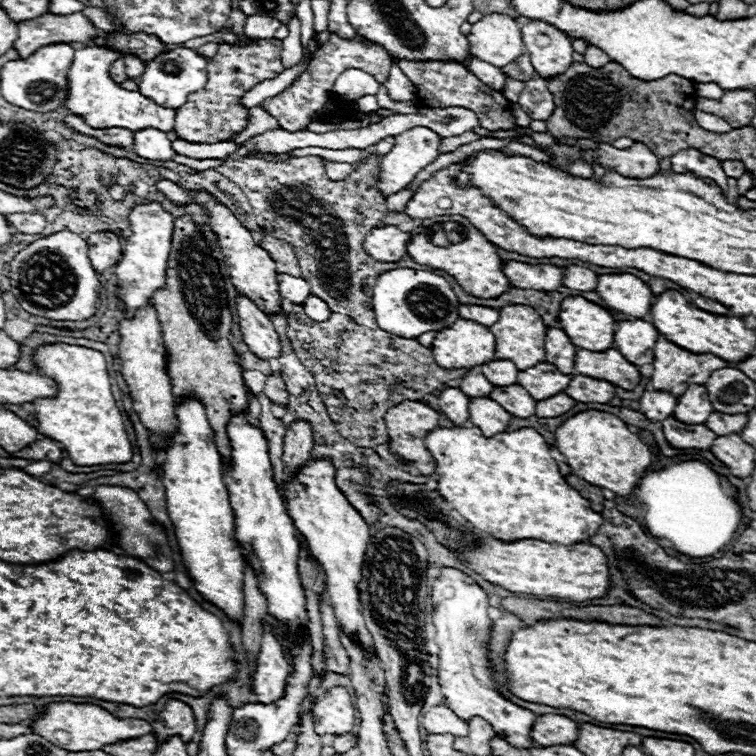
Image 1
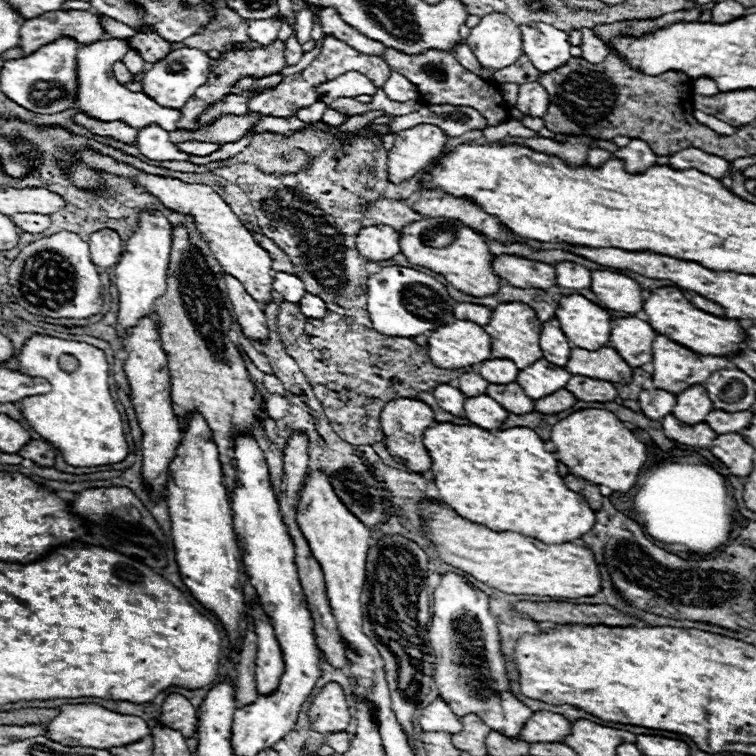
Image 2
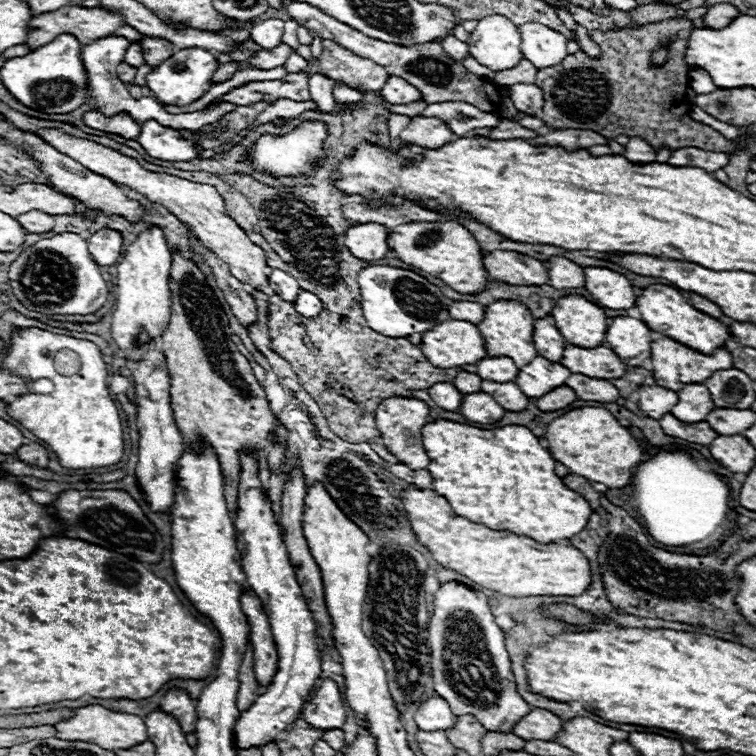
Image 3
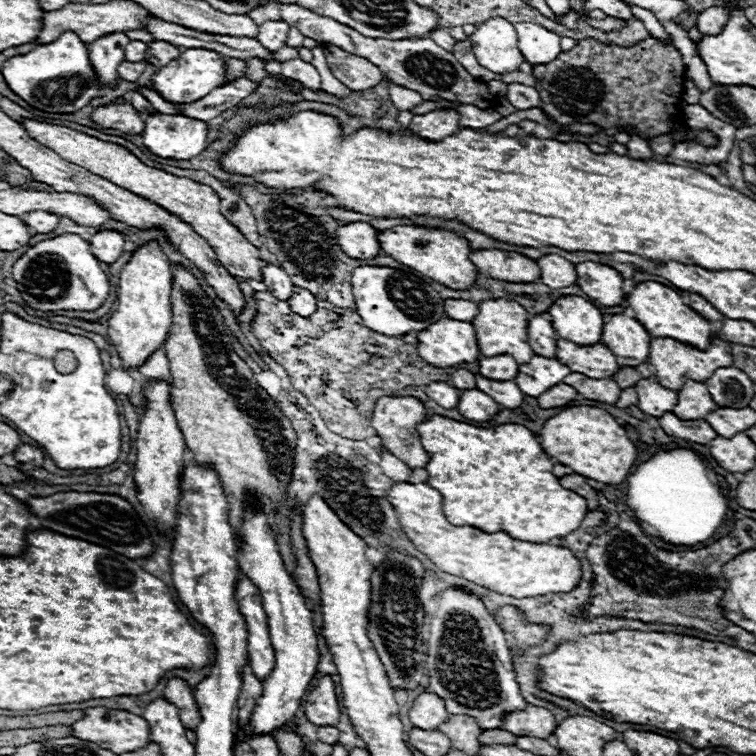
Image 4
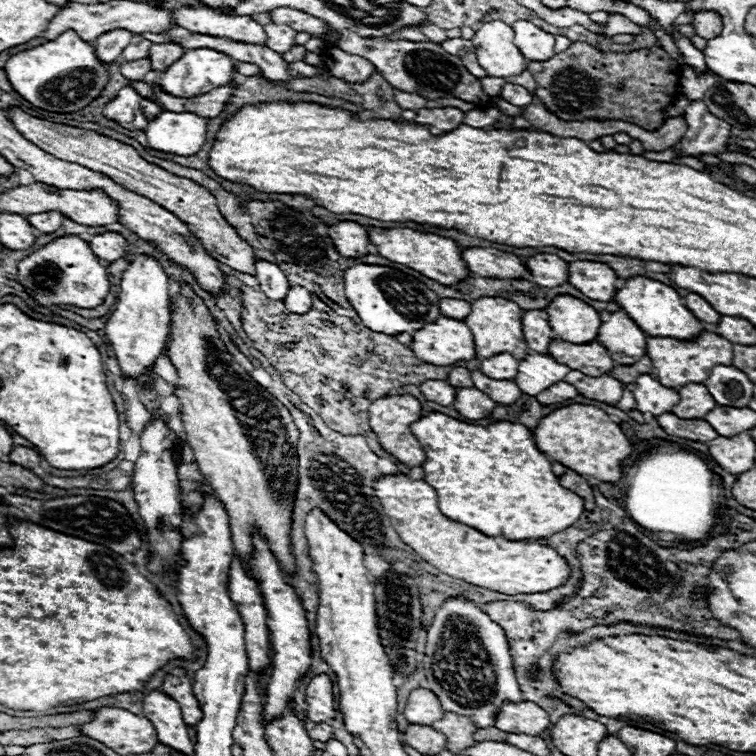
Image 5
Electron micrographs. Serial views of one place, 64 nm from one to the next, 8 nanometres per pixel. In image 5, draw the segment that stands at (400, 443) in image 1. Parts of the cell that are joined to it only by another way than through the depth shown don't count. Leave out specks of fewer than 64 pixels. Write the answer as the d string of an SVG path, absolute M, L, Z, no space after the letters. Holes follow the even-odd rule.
M410 394L378 398L370 406L370 428L378 436L380 446L386 452L390 452L396 460L400 460L402 464L406 464L408 468L422 466L426 462L426 452L422 450L422 446L416 440L416 436L410 432L410 424L416 422L416 420L420 420L420 418L422 418L422 404L414 396L410 396Z

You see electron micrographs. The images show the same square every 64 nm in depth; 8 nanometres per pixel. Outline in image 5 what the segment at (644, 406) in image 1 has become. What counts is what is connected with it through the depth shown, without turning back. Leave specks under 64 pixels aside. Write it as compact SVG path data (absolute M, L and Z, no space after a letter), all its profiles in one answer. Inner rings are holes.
M642 374L636 378L634 398L636 398L636 410L650 412L652 416L670 412L670 408L674 408L674 404L678 404L678 400L680 400L678 390L662 386L650 374L646 374L646 376Z

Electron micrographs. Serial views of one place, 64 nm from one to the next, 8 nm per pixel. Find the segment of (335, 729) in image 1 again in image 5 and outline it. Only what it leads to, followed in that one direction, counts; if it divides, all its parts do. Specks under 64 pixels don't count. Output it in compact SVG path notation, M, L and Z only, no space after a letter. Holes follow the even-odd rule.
M322 674L310 680L306 686L306 716L314 724L330 722L338 716L338 710L334 708L334 694L332 694L332 680Z

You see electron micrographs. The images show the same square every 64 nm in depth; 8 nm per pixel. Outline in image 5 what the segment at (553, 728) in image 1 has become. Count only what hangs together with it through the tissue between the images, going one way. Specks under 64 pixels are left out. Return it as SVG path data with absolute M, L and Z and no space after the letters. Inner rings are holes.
M524 700L520 704L504 704L496 716L494 726L502 732L526 732L532 736L544 736L552 722L546 710L534 702Z

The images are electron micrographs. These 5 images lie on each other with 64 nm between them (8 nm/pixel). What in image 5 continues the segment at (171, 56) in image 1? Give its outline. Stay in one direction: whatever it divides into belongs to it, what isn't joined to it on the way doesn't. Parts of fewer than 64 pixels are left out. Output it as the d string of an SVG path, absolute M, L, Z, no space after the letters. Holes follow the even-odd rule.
M196 48L196 50L186 50L180 60L170 64L160 74L158 86L166 94L172 94L176 98L194 98L194 96L210 92L212 88L226 86L232 80L232 72L234 72L234 64L226 54L210 50L210 48Z

